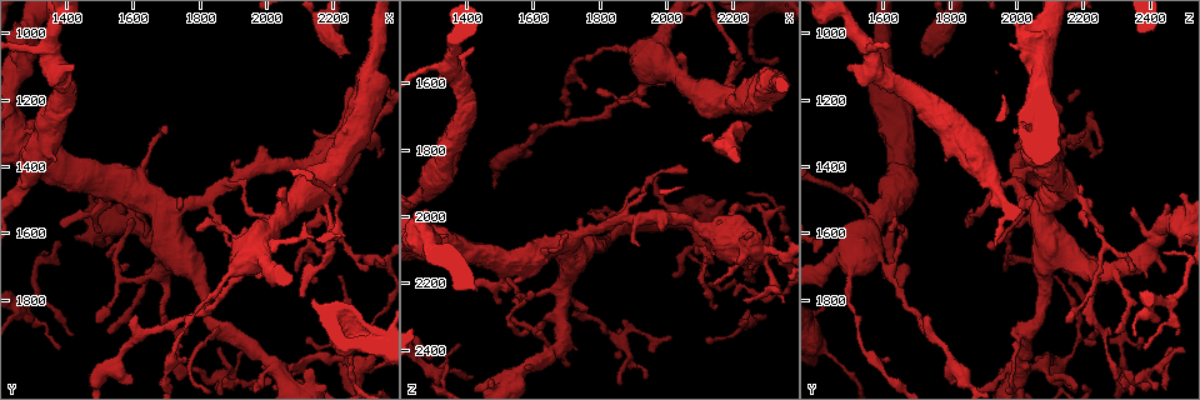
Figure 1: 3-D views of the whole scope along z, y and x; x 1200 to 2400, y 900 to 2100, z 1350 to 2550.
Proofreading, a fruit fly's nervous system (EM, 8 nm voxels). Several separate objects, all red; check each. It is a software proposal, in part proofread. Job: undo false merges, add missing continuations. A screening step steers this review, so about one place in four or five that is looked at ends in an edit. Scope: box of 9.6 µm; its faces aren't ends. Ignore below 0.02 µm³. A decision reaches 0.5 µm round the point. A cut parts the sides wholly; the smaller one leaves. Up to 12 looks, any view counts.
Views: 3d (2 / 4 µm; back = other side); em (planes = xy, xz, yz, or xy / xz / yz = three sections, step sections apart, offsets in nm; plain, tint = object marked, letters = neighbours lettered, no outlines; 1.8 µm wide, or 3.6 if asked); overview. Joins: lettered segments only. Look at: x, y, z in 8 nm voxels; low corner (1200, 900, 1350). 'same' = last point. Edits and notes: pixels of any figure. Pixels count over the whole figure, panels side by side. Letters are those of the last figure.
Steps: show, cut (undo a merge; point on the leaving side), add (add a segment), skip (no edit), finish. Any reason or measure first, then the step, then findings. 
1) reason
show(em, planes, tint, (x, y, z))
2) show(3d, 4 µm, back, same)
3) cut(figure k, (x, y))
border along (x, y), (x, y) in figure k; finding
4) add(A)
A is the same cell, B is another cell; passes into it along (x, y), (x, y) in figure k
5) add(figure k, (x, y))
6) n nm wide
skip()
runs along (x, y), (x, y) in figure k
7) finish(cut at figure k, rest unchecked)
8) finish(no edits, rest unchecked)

abrupt turn
show(em, 3.6 µm, planes, letters, (2320, 1320, 2210))

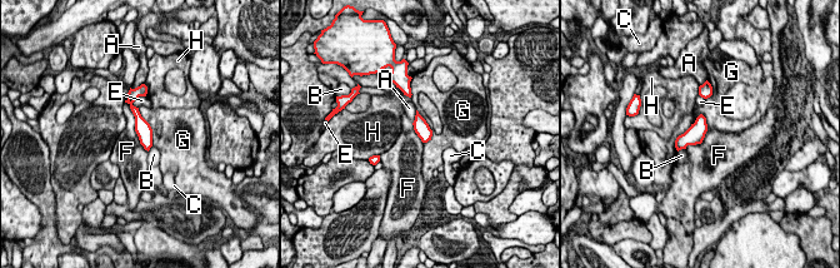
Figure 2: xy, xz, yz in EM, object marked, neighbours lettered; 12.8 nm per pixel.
200 nm wide
skip()
A, B, C, E, F, G and H are other cells; border along (124, 102), (148, 150) in figure 2; continuous, no second cell

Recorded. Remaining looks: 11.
four-way junction
show(em, xy, step 4, tint, (2260, 1990, 2140))

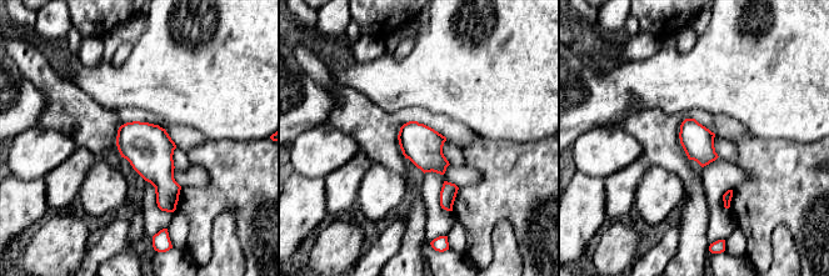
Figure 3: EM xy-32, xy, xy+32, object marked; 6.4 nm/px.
show(em, planes, tint, same)

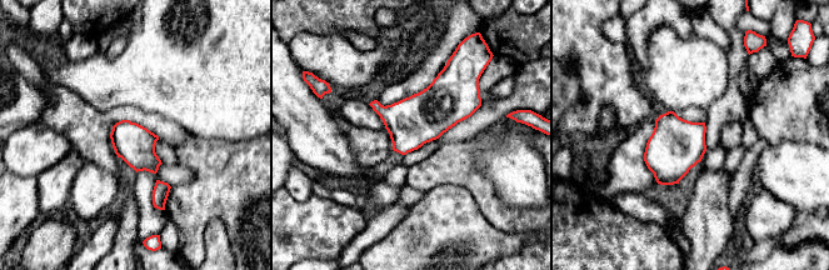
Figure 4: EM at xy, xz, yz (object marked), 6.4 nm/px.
show(em, planes, letters, same)

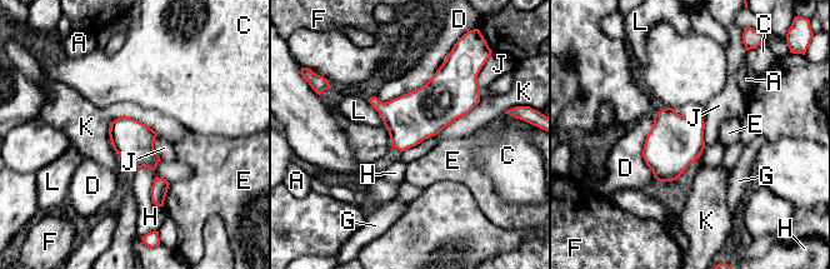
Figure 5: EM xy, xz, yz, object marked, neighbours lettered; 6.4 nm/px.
skip()
A, C, D, E, F, G, H, J, K and L are other cells; border along (436, 134), (423, 139), (403, 152) in figure 5; one cell here

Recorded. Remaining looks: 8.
sudden change in width
show(em, xy, step 16, tint, (2030, 2010, 2020))

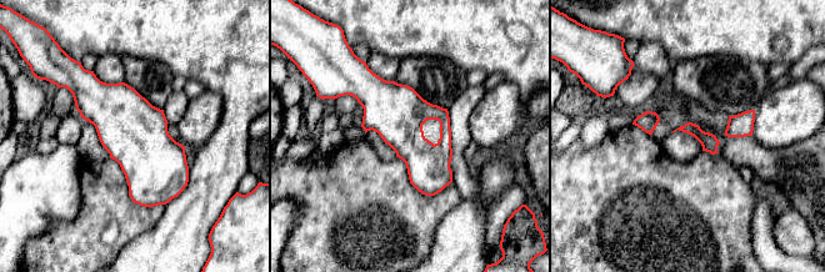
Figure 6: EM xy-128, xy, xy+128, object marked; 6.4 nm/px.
another direction
show(em, planes, tint, same)

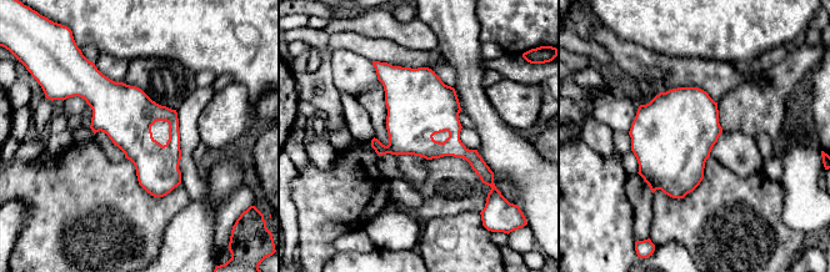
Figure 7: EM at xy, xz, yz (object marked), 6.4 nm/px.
what lies round it
show(em, planes, letters, same)

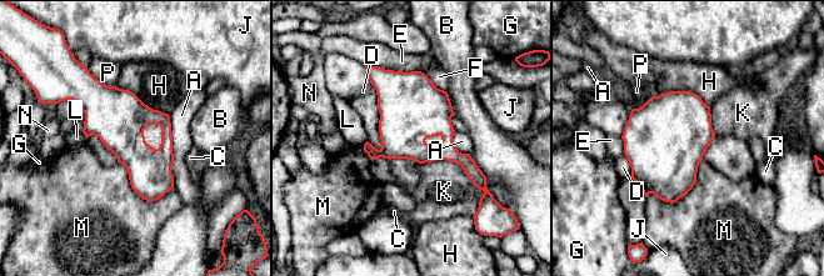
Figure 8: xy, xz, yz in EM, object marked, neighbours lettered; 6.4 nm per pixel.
A touches over 480 nm
skip()
A, B, C, D, E, F, G, H, J, K, L, M, N and P are other cells; border along (420, 162), (453, 160), (483, 190) in figure 8; one cell here

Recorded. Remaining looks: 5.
branch point
show(em, planes, tint, (1840, 2040, 2360))

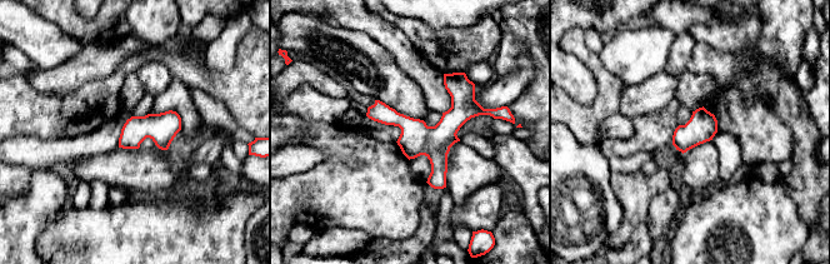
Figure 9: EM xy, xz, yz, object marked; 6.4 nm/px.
show(em, planes, letters, same)

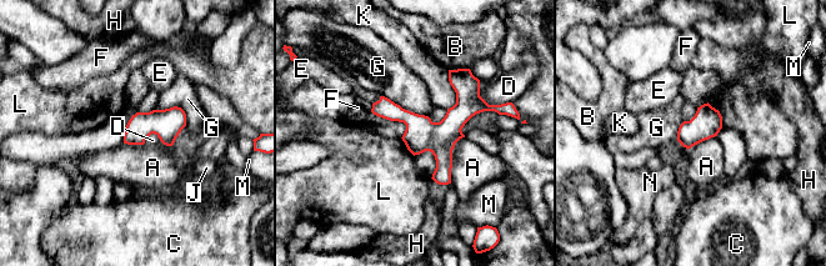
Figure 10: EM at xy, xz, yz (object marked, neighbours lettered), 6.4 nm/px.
G touches over 340 nm
skip()
A, B, C, D, E, F, G, H, J, K, L, M and N are other cells; border along (464, 136), (452, 150), (450, 182) in figure 10; one cell here

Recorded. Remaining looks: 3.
show(3d, 2 µm, (2190, 1610, 1610))

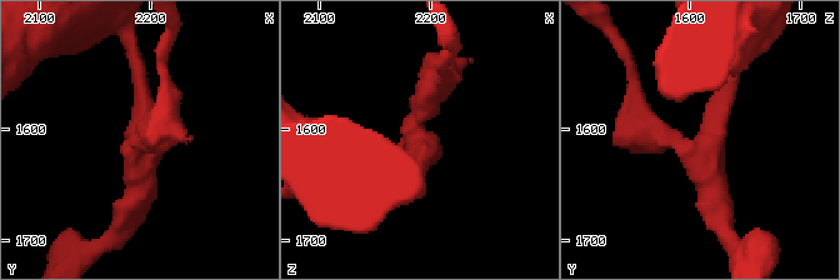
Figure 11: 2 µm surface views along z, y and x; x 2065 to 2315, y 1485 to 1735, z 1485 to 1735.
3 arms; now the EM
show(em, planes, letters, (2192, 1616, 1610))

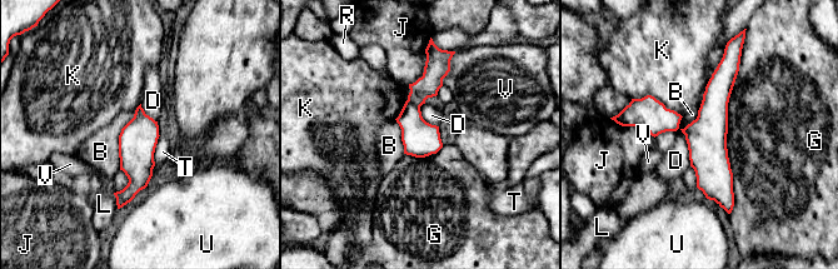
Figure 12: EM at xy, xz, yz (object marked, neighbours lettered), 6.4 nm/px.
240 nm wide; G touches over 1000 nm
cut(figure 12, (428, 85))
B, D, G, J, K, L, R, T, U and V are other cells; two cells meet here

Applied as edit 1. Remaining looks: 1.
finish(cut at figure 12, rest unchecked)

